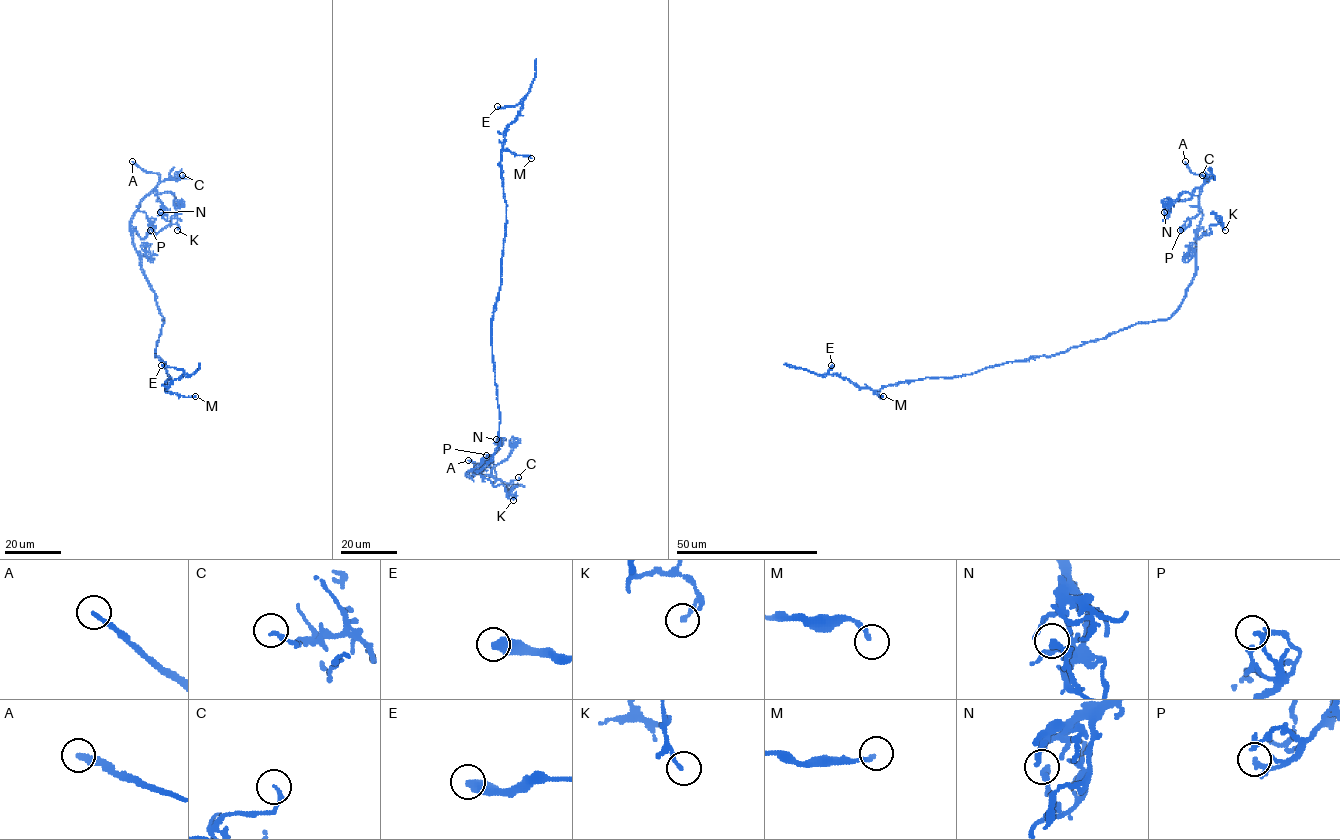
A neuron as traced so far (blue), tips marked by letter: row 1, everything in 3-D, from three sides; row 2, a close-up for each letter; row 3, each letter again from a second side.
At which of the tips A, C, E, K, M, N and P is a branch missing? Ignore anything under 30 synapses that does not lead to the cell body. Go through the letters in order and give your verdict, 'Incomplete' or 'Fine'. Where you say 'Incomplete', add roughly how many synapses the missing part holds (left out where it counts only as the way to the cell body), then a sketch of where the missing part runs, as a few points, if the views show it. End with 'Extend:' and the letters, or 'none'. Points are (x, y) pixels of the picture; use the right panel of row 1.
A: Incomplete. Course of what is missing: (1185, 161), (1180, 150), (1168, 140), (1170, 131), (1167, 133)
C: Fine
E: Fine
K: Fine
M: Fine
N: Fine
P: Fine
Extend: A

